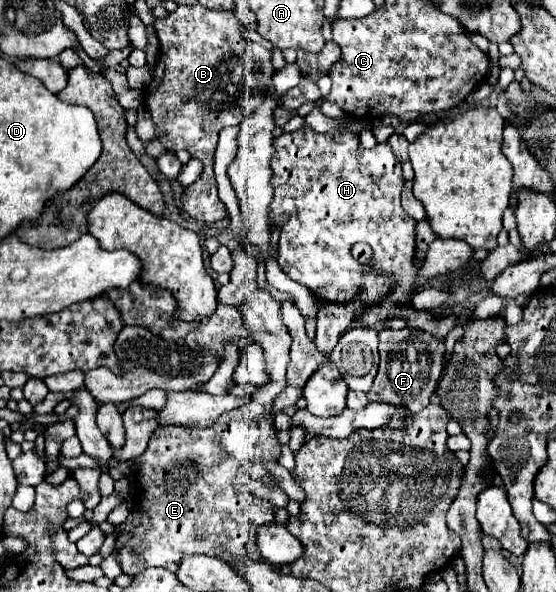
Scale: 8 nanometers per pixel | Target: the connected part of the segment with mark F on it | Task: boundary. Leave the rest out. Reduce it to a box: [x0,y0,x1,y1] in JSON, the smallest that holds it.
[369,330,445,412]

